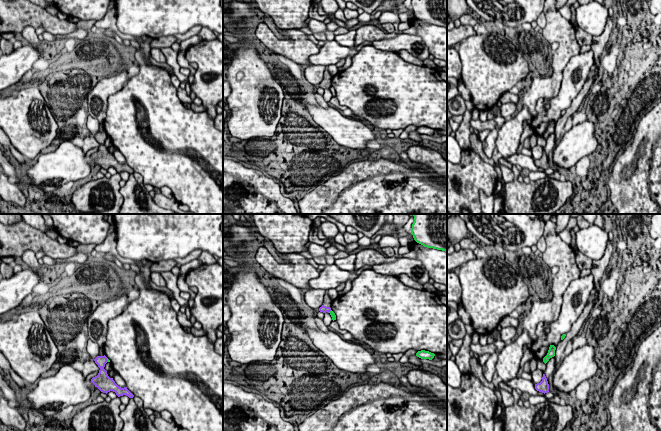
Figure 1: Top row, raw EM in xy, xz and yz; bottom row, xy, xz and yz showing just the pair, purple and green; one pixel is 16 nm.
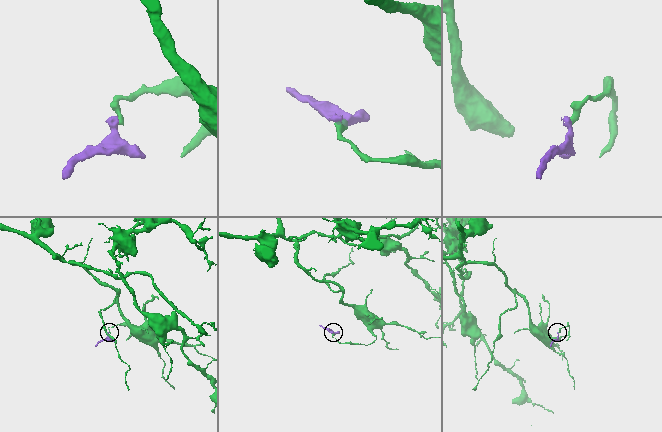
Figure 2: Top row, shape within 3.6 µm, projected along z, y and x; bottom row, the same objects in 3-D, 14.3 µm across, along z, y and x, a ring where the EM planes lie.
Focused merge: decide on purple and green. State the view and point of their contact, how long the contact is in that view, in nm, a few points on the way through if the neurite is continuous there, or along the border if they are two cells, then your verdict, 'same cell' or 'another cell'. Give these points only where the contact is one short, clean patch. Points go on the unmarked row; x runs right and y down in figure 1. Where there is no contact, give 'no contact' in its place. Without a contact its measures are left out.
xy (106, 136) | 70 nm | along xy (106, 134), (107, 137) | another cell

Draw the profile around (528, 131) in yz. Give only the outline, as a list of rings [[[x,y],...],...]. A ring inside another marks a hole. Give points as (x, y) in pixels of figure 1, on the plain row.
[[[526,125],[524,127],[523,133],[521,135],[520,144],[519,144],[519,147],[518,147],[518,150],[517,150],[516,154],[521,153],[521,149],[524,147],[523,144],[525,143],[525,139],[527,137],[532,136],[532,135],[533,135],[533,129],[532,129],[532,127],[530,125]]]

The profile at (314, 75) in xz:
[[[321,65],[307,66],[305,67],[304,77],[310,84],[319,85],[324,79],[325,69],[326,67]]]

